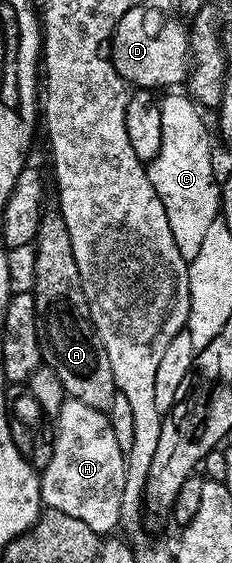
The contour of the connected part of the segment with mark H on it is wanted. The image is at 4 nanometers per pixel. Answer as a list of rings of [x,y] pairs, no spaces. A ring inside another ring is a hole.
[[[66,399],[62,403],[60,413],[54,419],[54,425],[56,437],[51,438],[50,463],[46,463],[46,467],[40,473],[41,502],[49,509],[62,511],[62,515],[82,519],[82,523],[86,523],[86,527],[90,527],[90,531],[98,535],[111,534],[115,530],[112,528],[120,525],[122,491],[126,483],[126,455],[122,447],[118,447],[118,439],[114,439],[114,427],[108,421],[107,412],[75,399]]]

